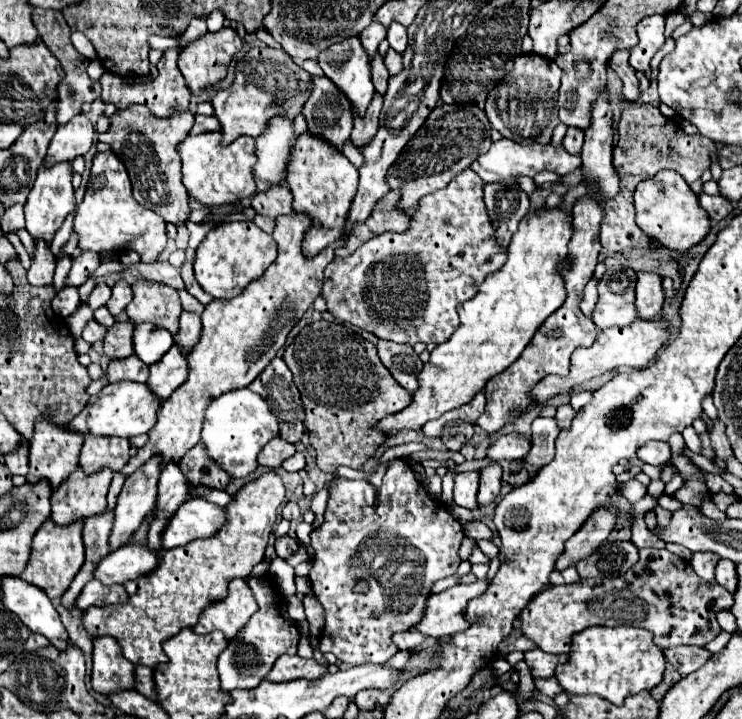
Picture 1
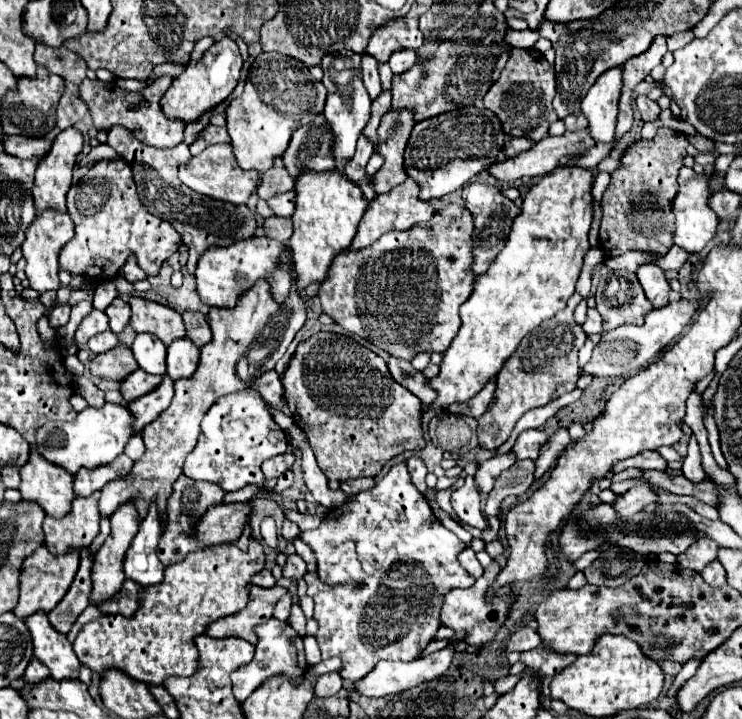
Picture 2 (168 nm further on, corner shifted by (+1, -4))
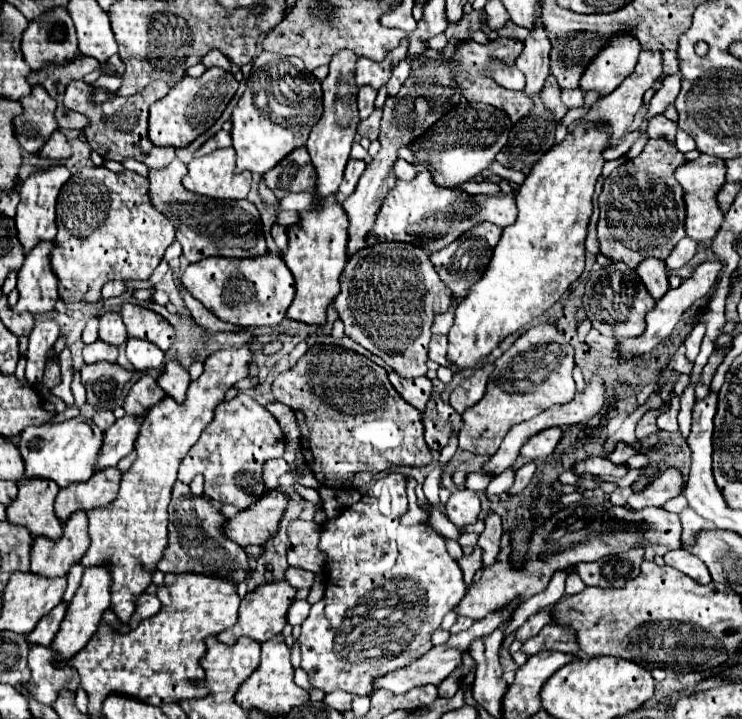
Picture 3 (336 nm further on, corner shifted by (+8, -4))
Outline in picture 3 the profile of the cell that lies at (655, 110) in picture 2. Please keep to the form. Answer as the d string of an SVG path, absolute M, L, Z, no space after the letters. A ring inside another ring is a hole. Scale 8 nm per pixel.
M657 114L657 116L649 118L649 122L647 122L649 138L669 138L673 142L675 140L675 132L677 132L677 124L667 120L665 114Z

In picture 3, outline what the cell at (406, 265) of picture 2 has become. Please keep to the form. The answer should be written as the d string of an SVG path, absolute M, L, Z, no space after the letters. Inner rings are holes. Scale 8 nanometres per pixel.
M379 242L377 246L367 246L367 250L359 250L349 258L343 274L341 274L341 292L333 300L333 308L339 314L339 320L345 324L345 334L377 354L385 360L385 364L405 378L423 376L427 372L427 346L431 340L431 326L437 314L445 314L451 304L451 294L441 278L437 278L437 270L433 262L429 262L429 252L423 246L407 244L407 242Z

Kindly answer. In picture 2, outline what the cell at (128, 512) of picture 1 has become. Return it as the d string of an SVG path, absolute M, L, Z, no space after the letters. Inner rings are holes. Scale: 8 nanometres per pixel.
M120 506L120 510L116 510L116 514L112 514L110 518L110 526L112 532L106 538L106 542L102 544L102 548L98 550L98 554L94 556L94 564L92 564L92 594L90 594L90 604L100 606L102 602L108 602L124 584L126 576L124 576L124 558L126 552L138 532L140 520L136 520L136 510L132 510L132 506Z

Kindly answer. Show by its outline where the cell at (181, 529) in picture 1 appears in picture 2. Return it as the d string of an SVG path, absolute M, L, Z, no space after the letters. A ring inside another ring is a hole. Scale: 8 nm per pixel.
M248 502L212 506L196 526L196 540L208 546L236 542L242 536L244 526L250 522L250 516L252 506Z

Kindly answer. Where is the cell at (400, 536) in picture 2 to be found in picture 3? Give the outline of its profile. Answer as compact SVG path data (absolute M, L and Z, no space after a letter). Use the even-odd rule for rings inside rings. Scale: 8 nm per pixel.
M387 474L383 478L379 478L367 494L361 496L359 502L347 506L347 508L341 508L341 514L335 516L335 518L329 518L323 526L321 526L321 536L319 536L319 544L317 548L325 554L325 576L327 576L327 586L325 586L325 594L319 602L311 604L311 612L307 616L307 620L301 624L301 636L299 636L299 642L301 642L301 668L309 674L309 682L311 686L315 688L321 688L323 692L333 692L333 690L345 690L345 692L351 692L351 694L359 694L359 696L369 696L373 686L373 678L377 676L383 676L391 670L397 670L401 666L407 666L411 660L417 660L419 656L423 656L427 650L433 648L431 644L431 634L441 626L441 620L443 616L453 610L457 606L457 602L463 598L467 586L463 582L463 570L461 566L457 564L457 560L453 560L447 552L447 540L445 536L441 536L431 524L423 522L423 524L413 524L413 526L403 526L401 524L401 516L407 512L409 504L407 504L407 492L405 492L405 476L403 474ZM383 610L383 622L371 622L375 618L381 618L377 614L381 614Z

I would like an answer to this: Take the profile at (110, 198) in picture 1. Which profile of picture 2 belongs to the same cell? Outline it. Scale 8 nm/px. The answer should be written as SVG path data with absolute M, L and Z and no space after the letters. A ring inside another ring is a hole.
M122 158L96 162L84 174L84 178L70 188L70 192L68 192L68 214L70 214L72 222L74 222L76 234L60 252L60 268L70 272L72 276L110 280L110 278L114 278L120 272L120 268L126 264L130 254L134 254L138 258L140 268L148 276L156 276L156 274L160 274L162 264L174 252L178 252L178 246L182 244L182 236L176 232L176 228L170 222L164 222L164 220L156 218L156 216L152 216L144 208L144 204L140 202L138 192L136 192L132 166L126 160L122 160Z

